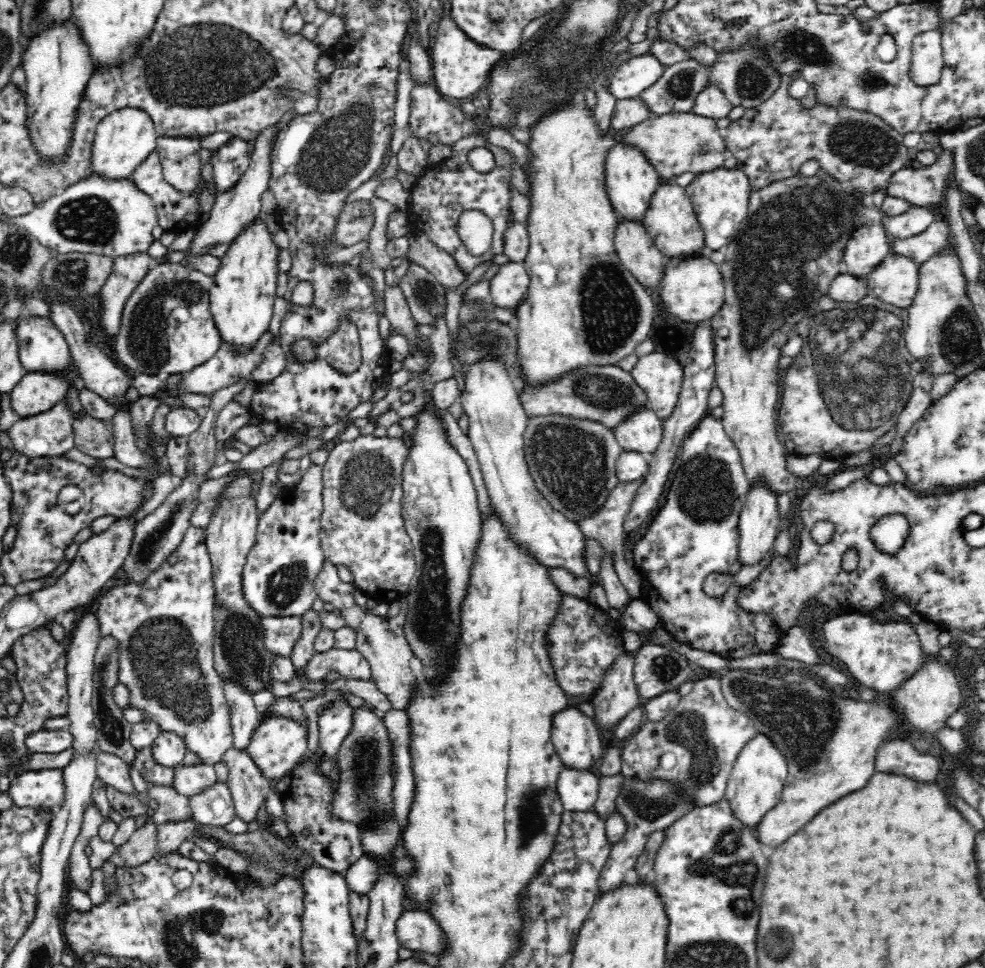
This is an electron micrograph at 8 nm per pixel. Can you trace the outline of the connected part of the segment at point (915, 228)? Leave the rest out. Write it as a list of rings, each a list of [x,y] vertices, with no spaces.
[[[924,207],[912,208],[899,216],[884,216],[882,227],[891,240],[904,240],[928,229],[935,221],[934,214]]]

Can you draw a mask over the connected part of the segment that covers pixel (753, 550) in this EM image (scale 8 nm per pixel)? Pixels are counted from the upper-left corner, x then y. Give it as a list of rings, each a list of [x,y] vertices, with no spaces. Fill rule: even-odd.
[[[764,483],[749,487],[739,516],[738,552],[742,566],[760,563],[778,537],[778,495]]]

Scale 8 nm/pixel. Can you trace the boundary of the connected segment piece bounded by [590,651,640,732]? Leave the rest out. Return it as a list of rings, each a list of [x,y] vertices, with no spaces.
[[[622,652],[602,678],[601,686],[590,699],[594,707],[595,724],[612,732],[614,726],[640,704],[640,696],[633,679],[634,652]]]

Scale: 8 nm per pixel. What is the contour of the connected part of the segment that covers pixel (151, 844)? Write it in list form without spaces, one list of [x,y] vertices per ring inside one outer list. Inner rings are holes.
[[[150,821],[136,828],[128,842],[118,847],[110,858],[116,866],[140,866],[154,858],[157,844],[158,830]]]

